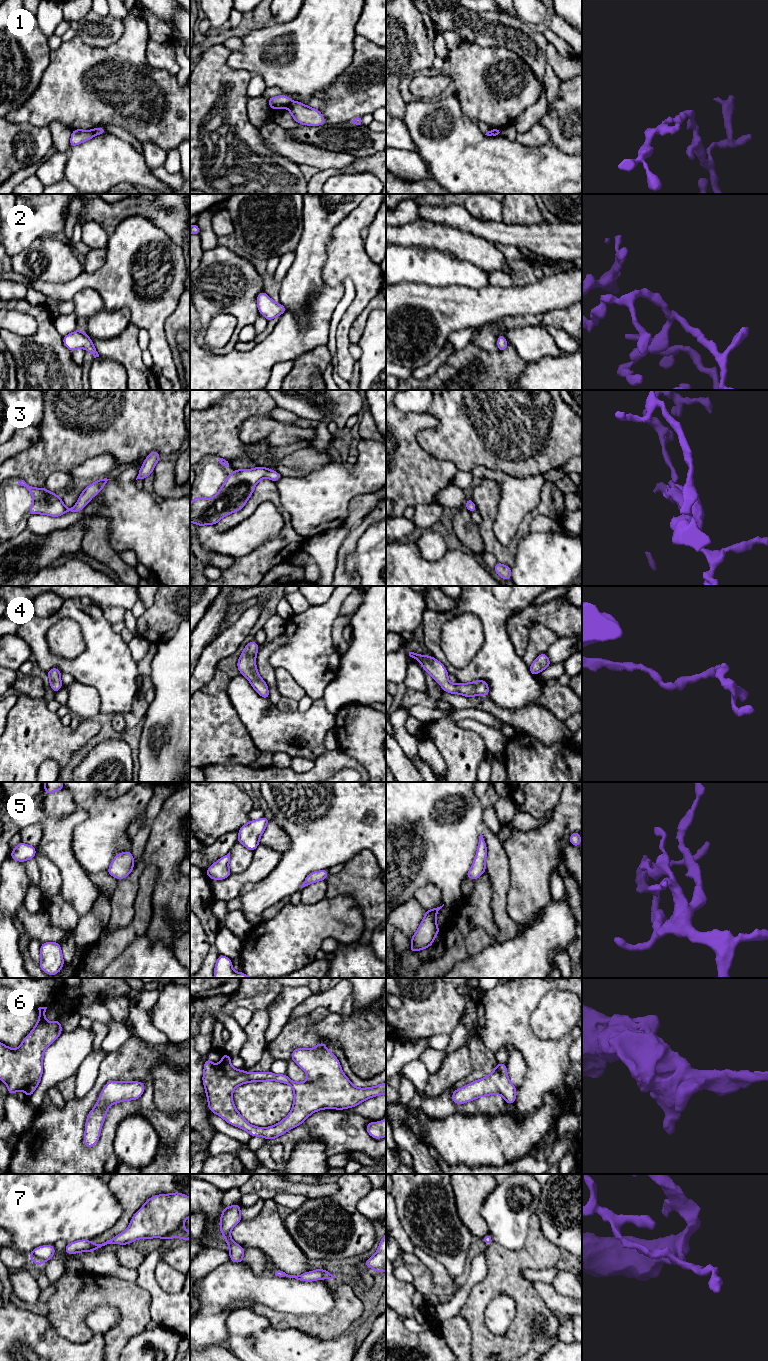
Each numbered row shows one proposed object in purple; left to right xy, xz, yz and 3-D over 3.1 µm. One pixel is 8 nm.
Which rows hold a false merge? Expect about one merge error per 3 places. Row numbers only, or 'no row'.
1

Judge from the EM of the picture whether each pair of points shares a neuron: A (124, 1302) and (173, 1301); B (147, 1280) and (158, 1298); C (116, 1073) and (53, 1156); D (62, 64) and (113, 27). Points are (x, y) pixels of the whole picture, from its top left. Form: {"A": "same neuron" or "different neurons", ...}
{"A": "different neurons", "B": "same neuron", "C": "same neuron", "D": "different neurons"}

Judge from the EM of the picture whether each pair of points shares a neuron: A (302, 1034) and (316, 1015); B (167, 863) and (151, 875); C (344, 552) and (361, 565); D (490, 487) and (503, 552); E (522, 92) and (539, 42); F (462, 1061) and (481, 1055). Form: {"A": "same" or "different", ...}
{"A": "different", "B": "different", "C": "different", "D": "same", "E": "different", "F": "different"}

